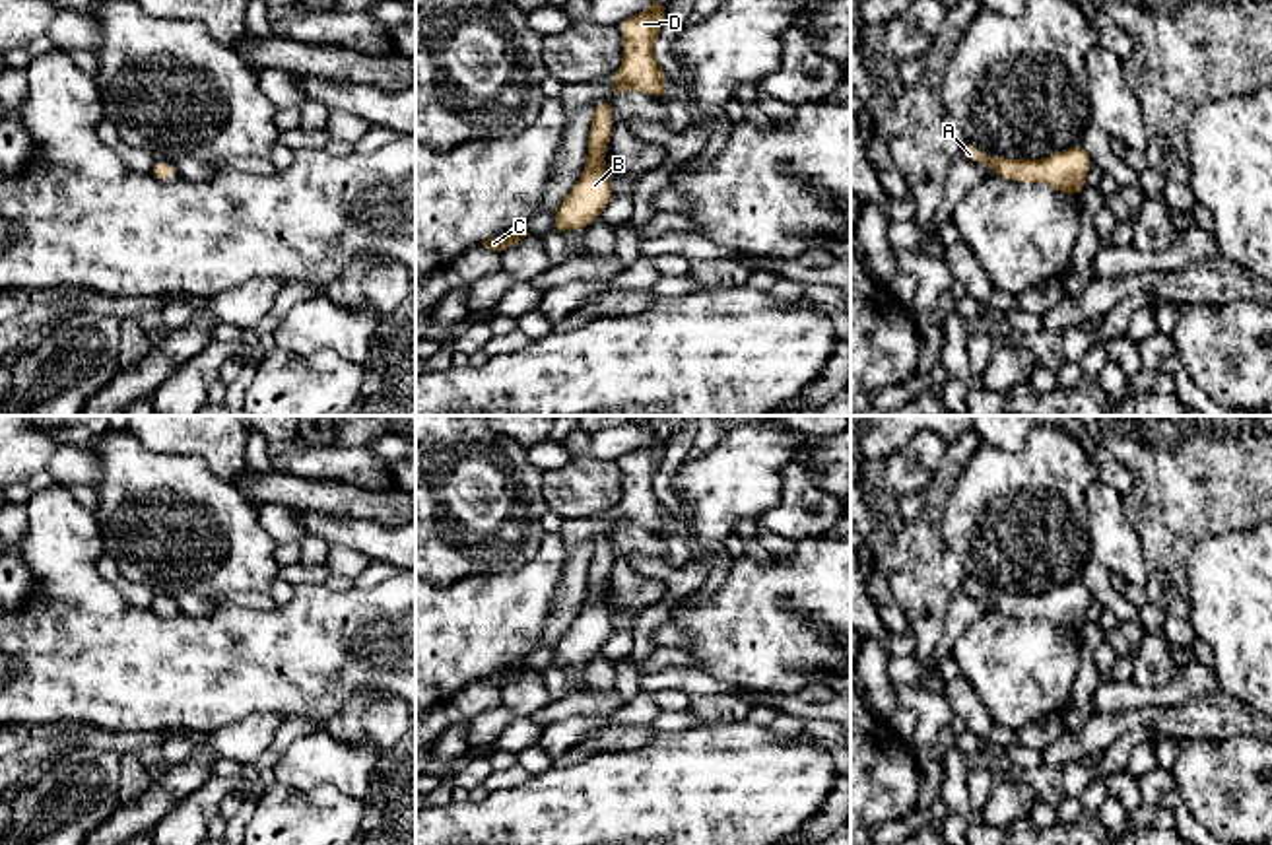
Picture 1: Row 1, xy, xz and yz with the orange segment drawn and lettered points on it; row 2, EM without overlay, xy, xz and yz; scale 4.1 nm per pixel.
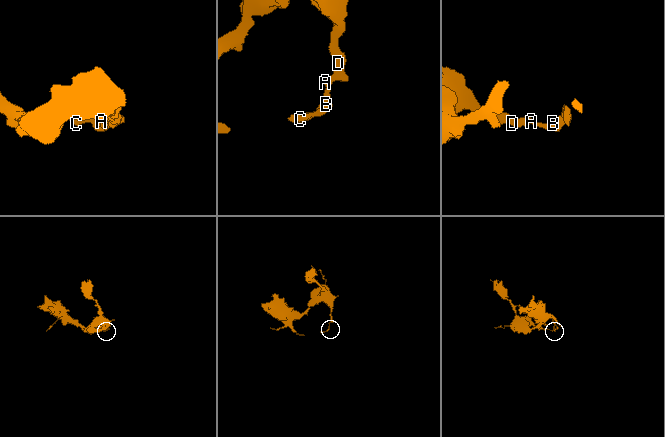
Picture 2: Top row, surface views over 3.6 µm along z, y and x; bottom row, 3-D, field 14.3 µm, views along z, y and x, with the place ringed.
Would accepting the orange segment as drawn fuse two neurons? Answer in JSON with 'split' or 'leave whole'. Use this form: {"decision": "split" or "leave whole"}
{"decision": "leave whole"}

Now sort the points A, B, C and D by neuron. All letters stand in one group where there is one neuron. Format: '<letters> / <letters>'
A B C D

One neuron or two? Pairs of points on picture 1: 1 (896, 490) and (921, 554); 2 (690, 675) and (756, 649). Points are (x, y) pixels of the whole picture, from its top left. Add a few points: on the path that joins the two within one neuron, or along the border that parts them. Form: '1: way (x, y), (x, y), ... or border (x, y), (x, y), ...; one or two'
1: border (884, 502), (890, 507); two
2: border (694, 667), (744, 688); two

